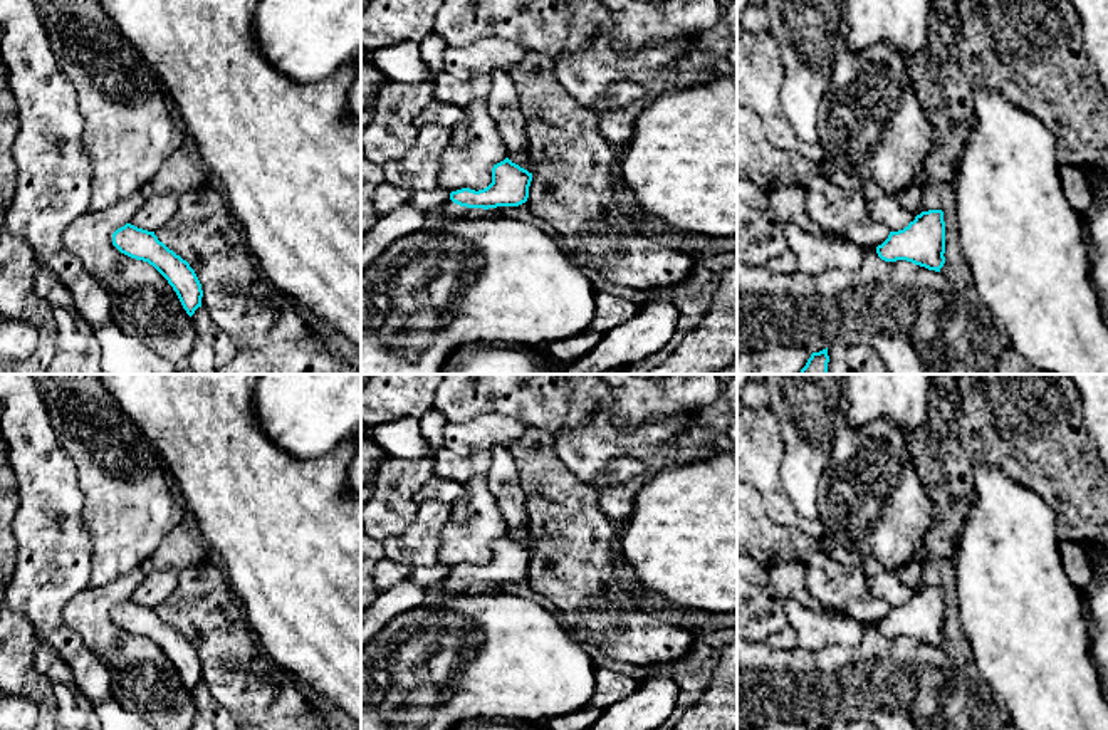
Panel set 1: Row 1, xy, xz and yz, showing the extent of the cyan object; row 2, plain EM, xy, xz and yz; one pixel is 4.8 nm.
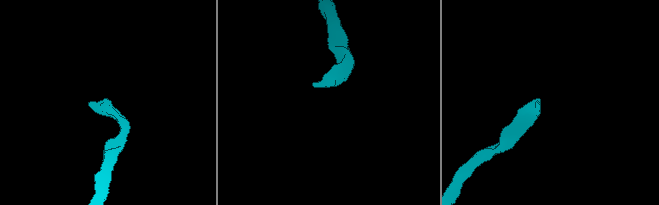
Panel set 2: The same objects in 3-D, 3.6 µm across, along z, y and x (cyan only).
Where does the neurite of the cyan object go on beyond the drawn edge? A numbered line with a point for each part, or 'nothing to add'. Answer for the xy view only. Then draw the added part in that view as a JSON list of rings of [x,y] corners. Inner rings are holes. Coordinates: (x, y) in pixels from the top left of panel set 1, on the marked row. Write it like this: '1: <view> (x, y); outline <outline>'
nothing to add

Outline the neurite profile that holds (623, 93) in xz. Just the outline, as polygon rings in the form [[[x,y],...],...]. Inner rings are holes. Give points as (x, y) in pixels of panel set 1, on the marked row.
[[[619,81],[613,82],[608,89],[608,96],[604,99],[606,109],[619,109],[630,106],[636,101],[645,97],[645,87],[631,82],[631,81]]]

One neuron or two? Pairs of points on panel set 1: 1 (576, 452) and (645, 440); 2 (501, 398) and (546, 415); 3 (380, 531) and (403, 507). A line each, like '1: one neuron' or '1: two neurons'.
1: one neuron
2: one neuron
3: one neuron

